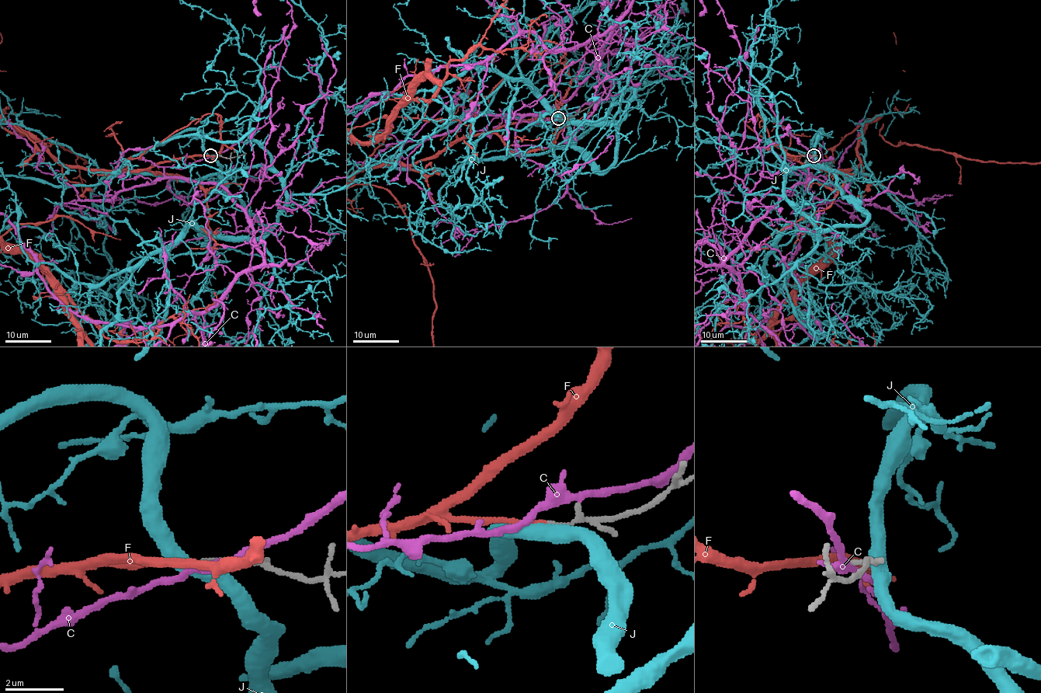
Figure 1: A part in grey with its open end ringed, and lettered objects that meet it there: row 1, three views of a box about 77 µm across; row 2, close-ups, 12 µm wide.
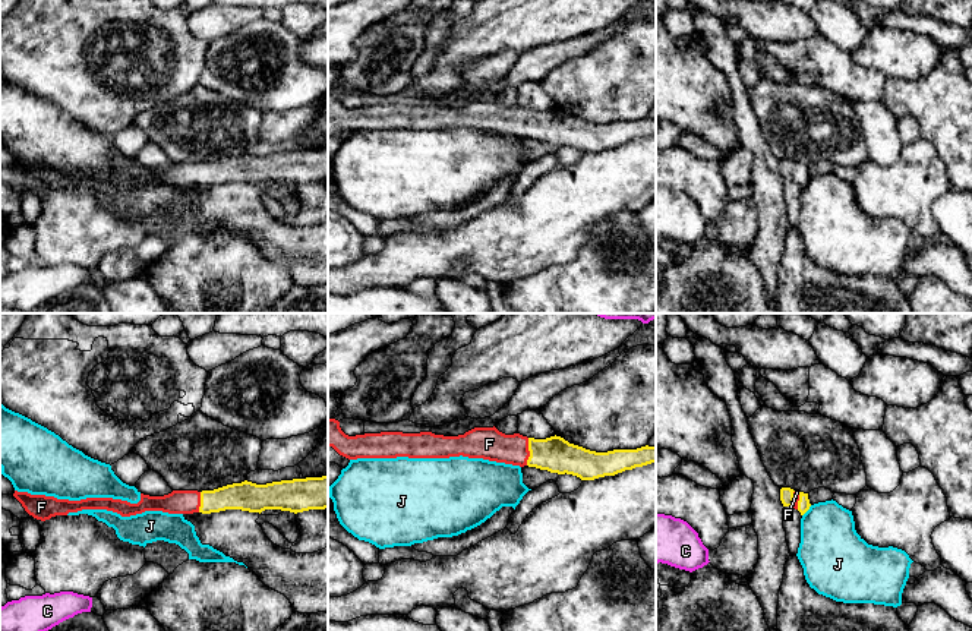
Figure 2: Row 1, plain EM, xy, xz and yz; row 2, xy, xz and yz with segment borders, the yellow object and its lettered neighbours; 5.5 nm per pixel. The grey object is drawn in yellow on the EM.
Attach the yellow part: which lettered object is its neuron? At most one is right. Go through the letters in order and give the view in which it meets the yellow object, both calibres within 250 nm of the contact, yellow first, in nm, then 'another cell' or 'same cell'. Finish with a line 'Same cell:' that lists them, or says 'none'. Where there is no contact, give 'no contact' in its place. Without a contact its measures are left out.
C: no contact; another cell
F: contact in xz; calibres 200 and 180 nm; same cell
J: contact in yz; calibres 70 and 340 nm; another cell
Same cell: F

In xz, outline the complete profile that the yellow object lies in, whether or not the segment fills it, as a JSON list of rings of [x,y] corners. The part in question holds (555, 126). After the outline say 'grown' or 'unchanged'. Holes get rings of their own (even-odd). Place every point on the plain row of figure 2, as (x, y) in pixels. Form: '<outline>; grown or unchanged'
[[[328,91],[328,119],[348,132],[357,130],[483,130],[512,138],[528,138],[581,152],[615,148],[656,135],[656,119],[596,124],[569,116],[561,108],[546,111],[520,105],[505,107],[493,100],[474,100],[464,107],[444,108],[432,104],[381,104],[348,108],[335,91]]]; grown

